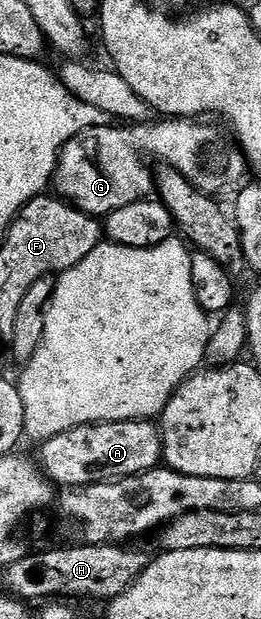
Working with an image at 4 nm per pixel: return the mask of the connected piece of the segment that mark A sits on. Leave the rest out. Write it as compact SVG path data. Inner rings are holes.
M140 418L123 422L80 424L60 432L60 436L52 436L47 442L41 443L39 450L42 451L36 454L36 458L40 469L55 487L90 486L93 482L115 482L117 478L127 478L140 472L158 469L162 462L162 431L153 421Z

